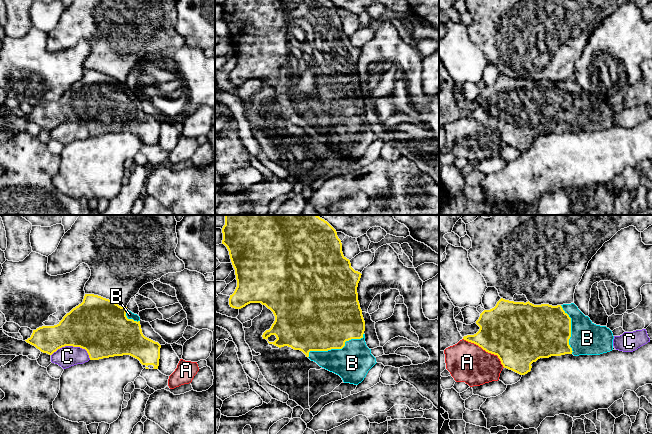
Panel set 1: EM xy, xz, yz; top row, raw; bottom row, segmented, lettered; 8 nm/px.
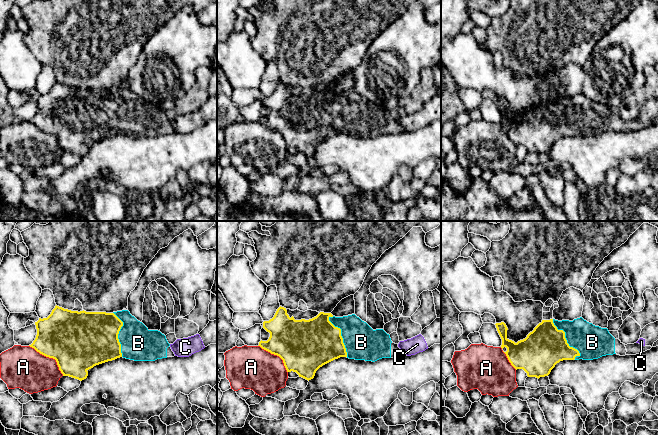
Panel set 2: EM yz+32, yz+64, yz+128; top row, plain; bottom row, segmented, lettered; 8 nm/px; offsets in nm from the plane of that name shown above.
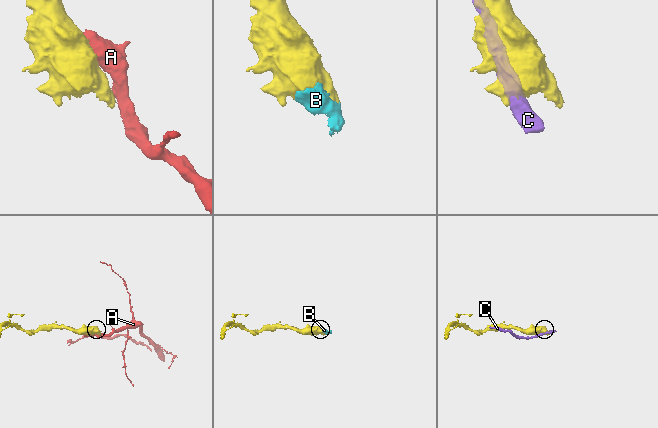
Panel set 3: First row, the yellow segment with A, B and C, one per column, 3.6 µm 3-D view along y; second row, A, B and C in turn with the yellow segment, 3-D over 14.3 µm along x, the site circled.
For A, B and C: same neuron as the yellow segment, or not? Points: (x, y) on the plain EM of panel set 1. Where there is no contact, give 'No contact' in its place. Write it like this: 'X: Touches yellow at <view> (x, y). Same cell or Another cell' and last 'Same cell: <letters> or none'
A: Touches yellow at yz (486, 127). Another cell
B: Touches yellow at xz (335, 124). Same cell
C: Touches yellow at xy (73, 122). Another cell
Same cell: B

